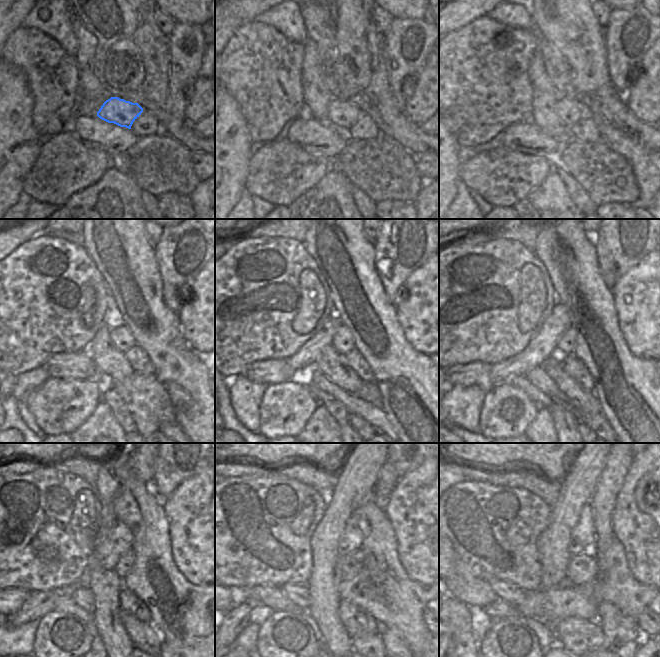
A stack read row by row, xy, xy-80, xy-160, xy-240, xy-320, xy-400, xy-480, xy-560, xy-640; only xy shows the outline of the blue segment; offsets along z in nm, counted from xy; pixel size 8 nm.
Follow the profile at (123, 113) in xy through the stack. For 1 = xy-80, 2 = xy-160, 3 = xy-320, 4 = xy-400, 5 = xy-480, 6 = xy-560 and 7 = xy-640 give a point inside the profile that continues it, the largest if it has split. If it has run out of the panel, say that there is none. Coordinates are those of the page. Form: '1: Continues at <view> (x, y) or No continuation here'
1: Continues at xy-80 (342, 115)
2: Continues at xy-160 (570, 111)
3: Continues at xy-320 (343, 342)
4: Continues at xy-400 (566, 345)
5: Continues at xy-480 (125, 562)
6: Continues at xy-560 (349, 566)
7: Continues at xy-640 (582, 569).

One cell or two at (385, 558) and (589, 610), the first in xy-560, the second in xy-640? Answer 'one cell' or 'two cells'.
one cell

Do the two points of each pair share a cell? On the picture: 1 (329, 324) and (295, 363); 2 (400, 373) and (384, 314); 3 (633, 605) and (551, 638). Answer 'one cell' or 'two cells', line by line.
1: one cell
2: one cell
3: two cells

